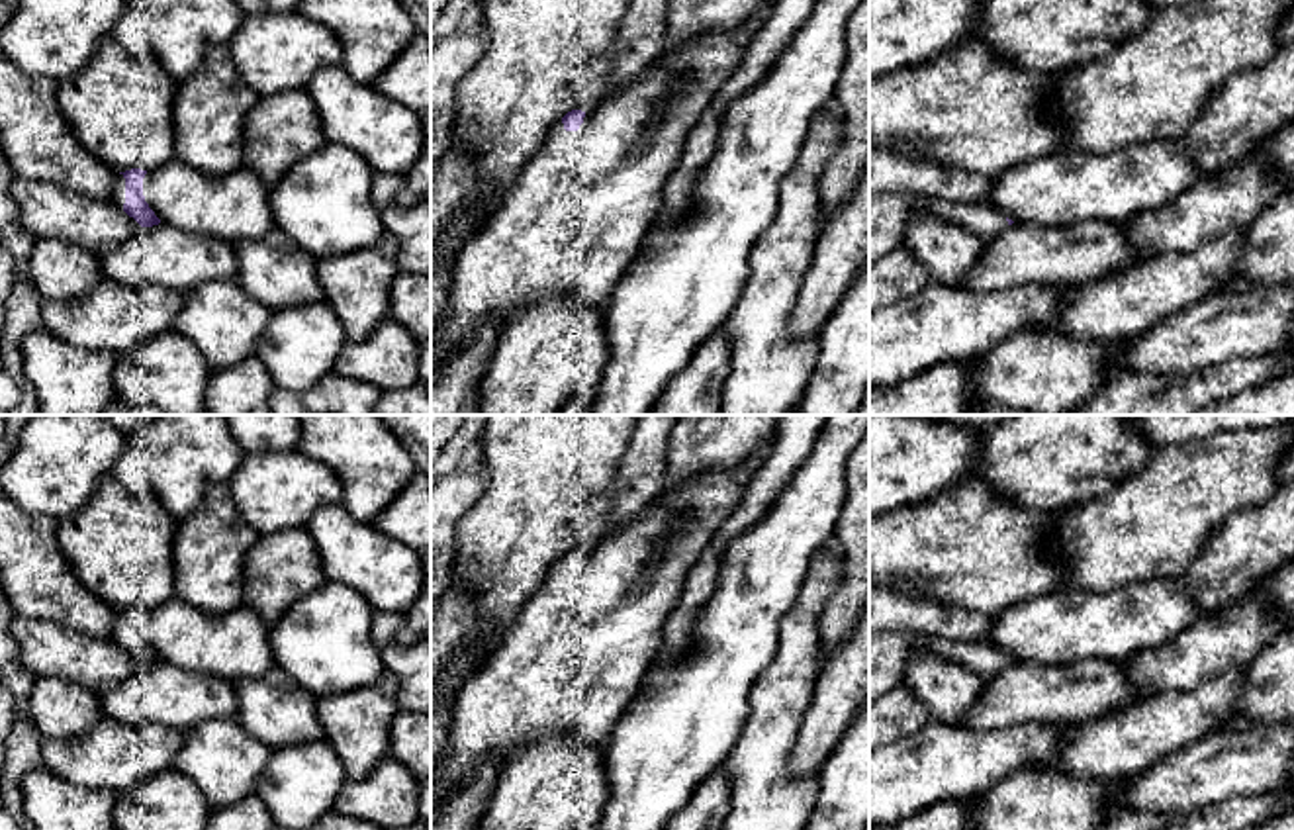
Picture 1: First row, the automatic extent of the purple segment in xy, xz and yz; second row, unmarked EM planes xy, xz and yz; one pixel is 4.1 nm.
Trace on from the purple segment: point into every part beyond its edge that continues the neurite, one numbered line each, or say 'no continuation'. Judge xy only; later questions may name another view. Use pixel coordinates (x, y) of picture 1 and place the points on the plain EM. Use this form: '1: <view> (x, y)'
1: xy (231, 645)

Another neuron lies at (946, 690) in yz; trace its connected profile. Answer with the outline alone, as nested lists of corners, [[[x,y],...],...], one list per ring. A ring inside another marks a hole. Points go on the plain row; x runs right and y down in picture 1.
[[[920,648],[906,664],[902,683],[930,718],[959,724],[981,693],[983,679],[967,668]]]

